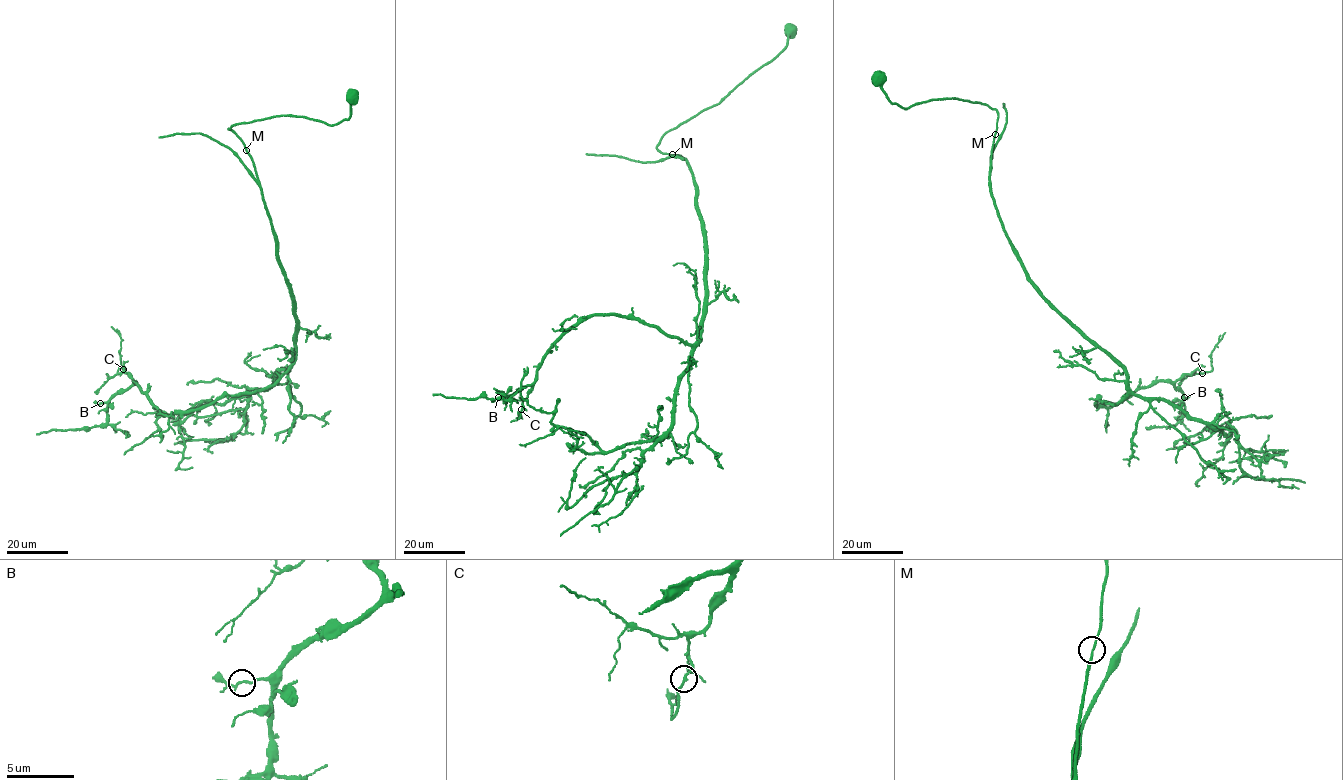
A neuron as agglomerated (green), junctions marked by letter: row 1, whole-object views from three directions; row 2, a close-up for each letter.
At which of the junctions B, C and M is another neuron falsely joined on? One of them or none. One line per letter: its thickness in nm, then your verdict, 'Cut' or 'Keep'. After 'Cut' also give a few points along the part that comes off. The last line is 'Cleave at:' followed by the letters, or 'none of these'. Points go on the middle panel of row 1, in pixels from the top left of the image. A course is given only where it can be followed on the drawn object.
B: Thickness 170 nm. Keep
C: Thickness 180 nm. Keep
M: Thickness 160 nm. Keep
Cleave at: none of these

